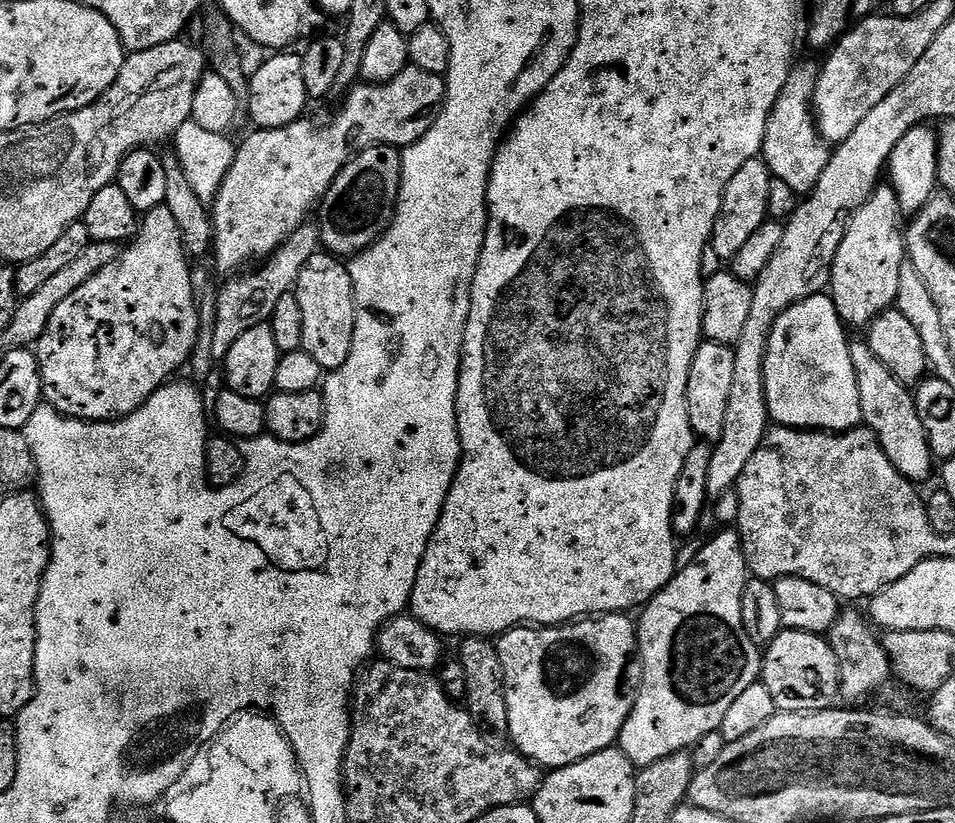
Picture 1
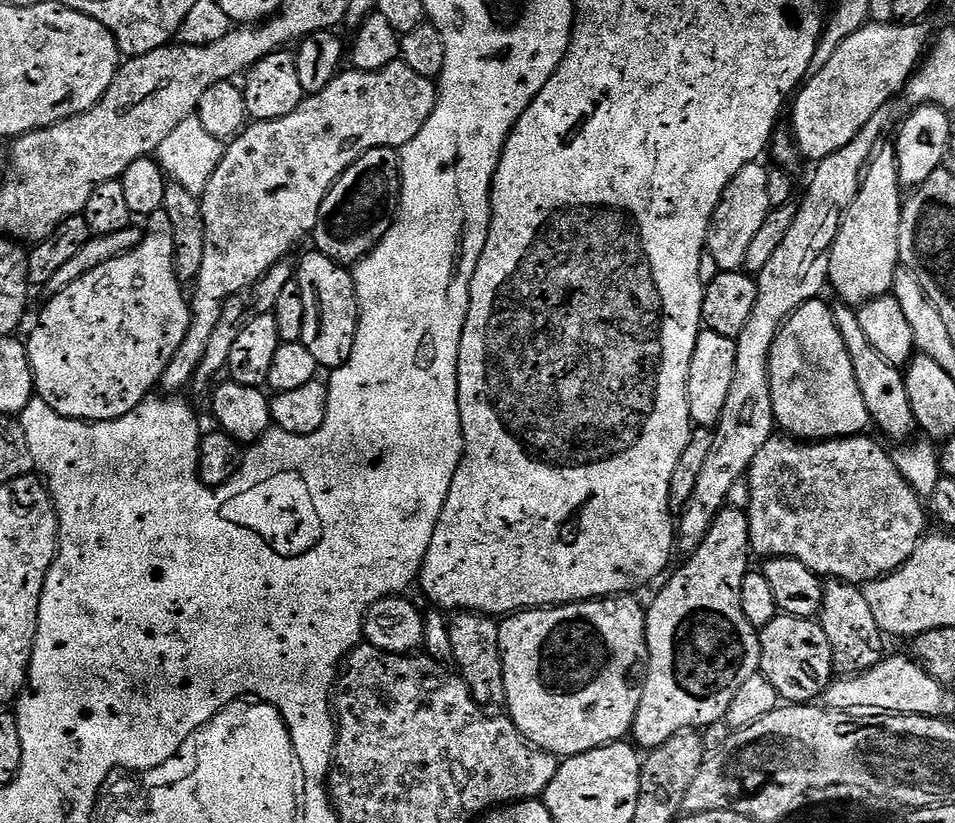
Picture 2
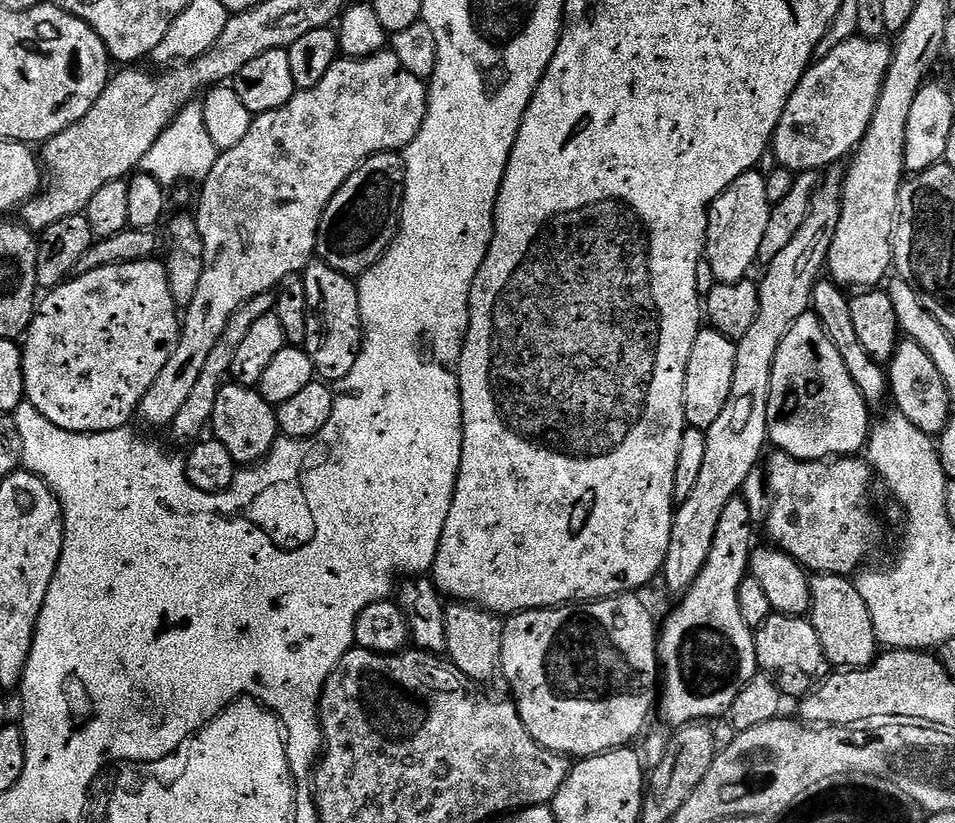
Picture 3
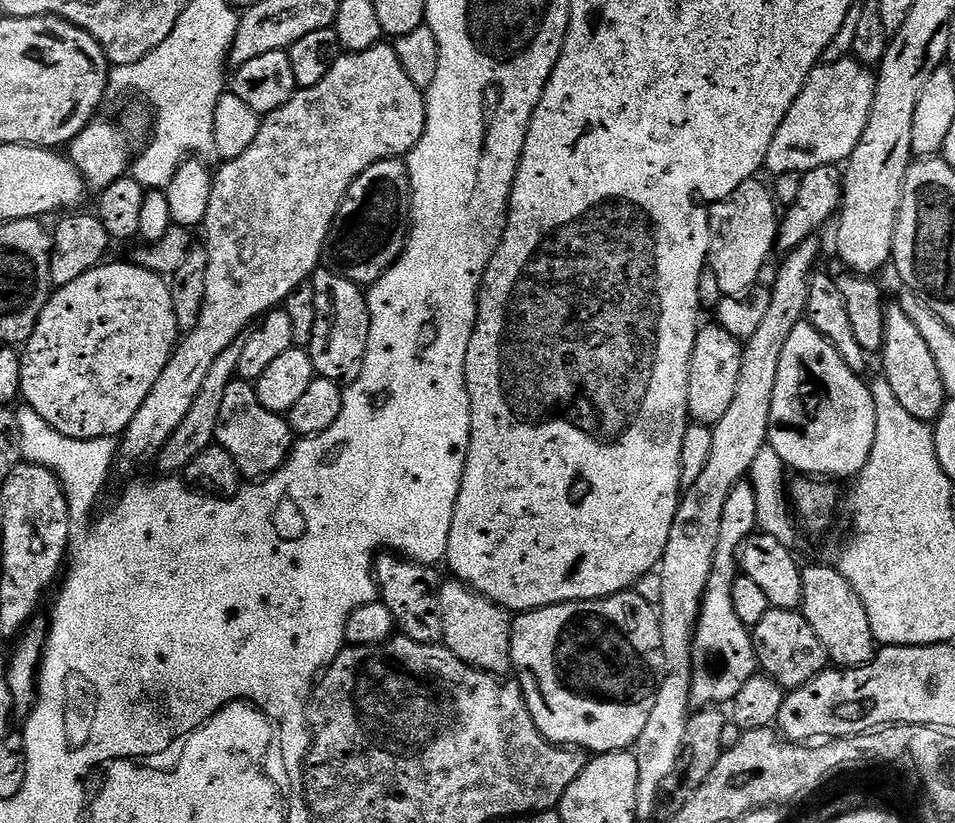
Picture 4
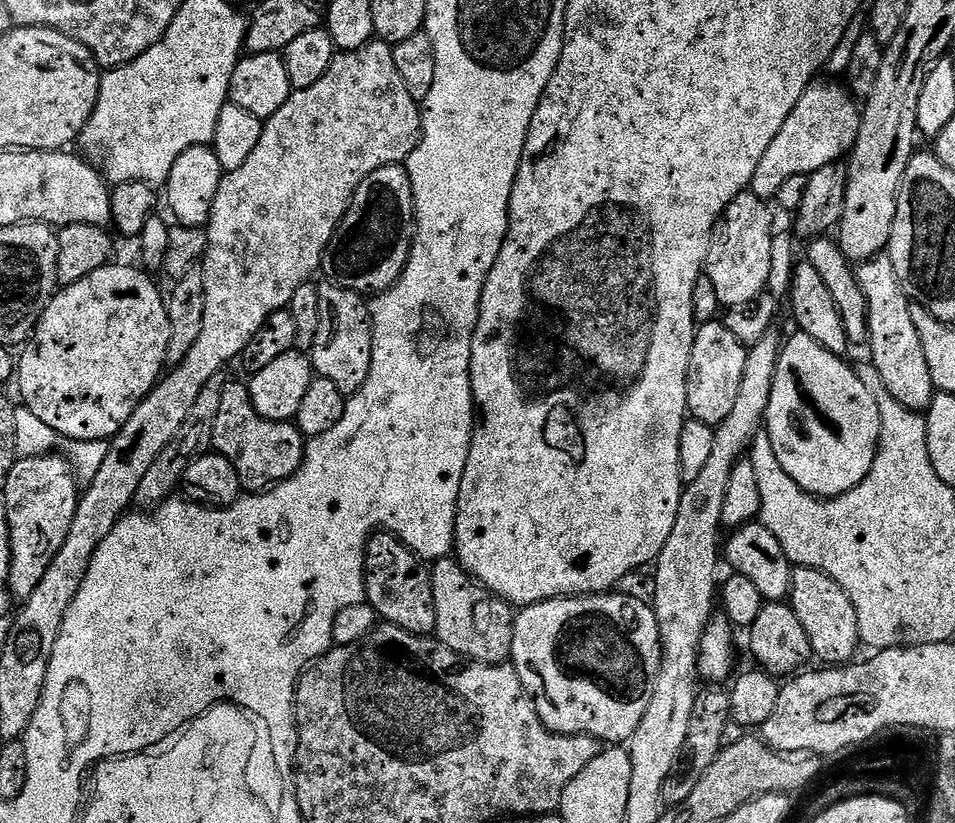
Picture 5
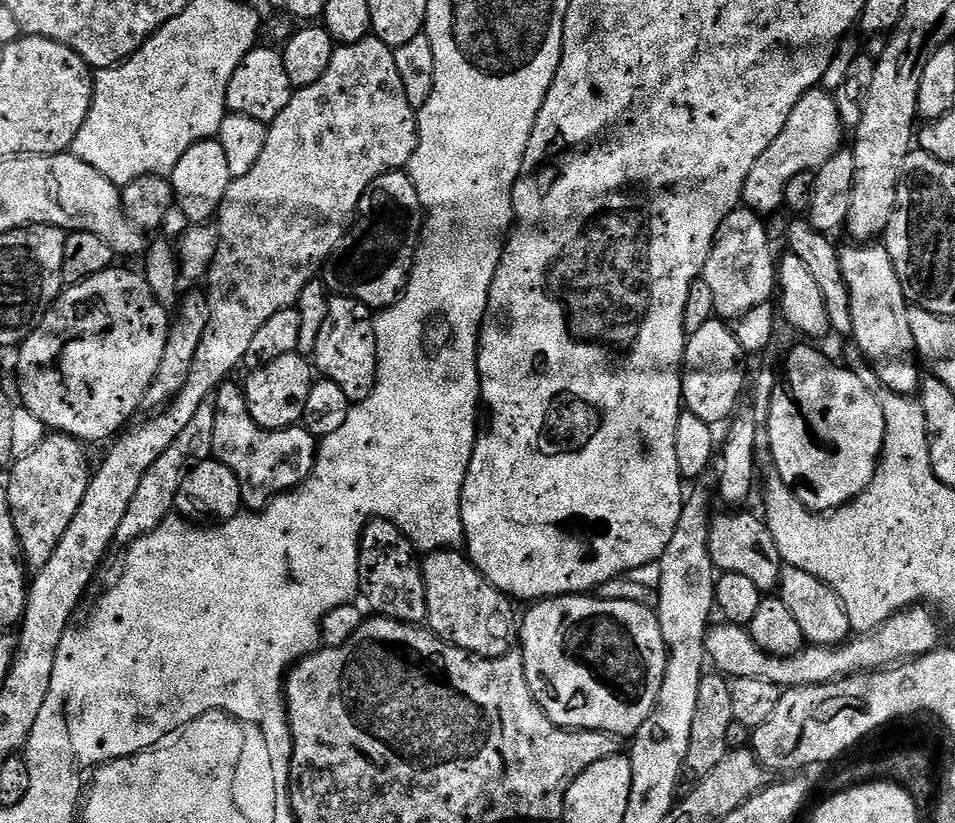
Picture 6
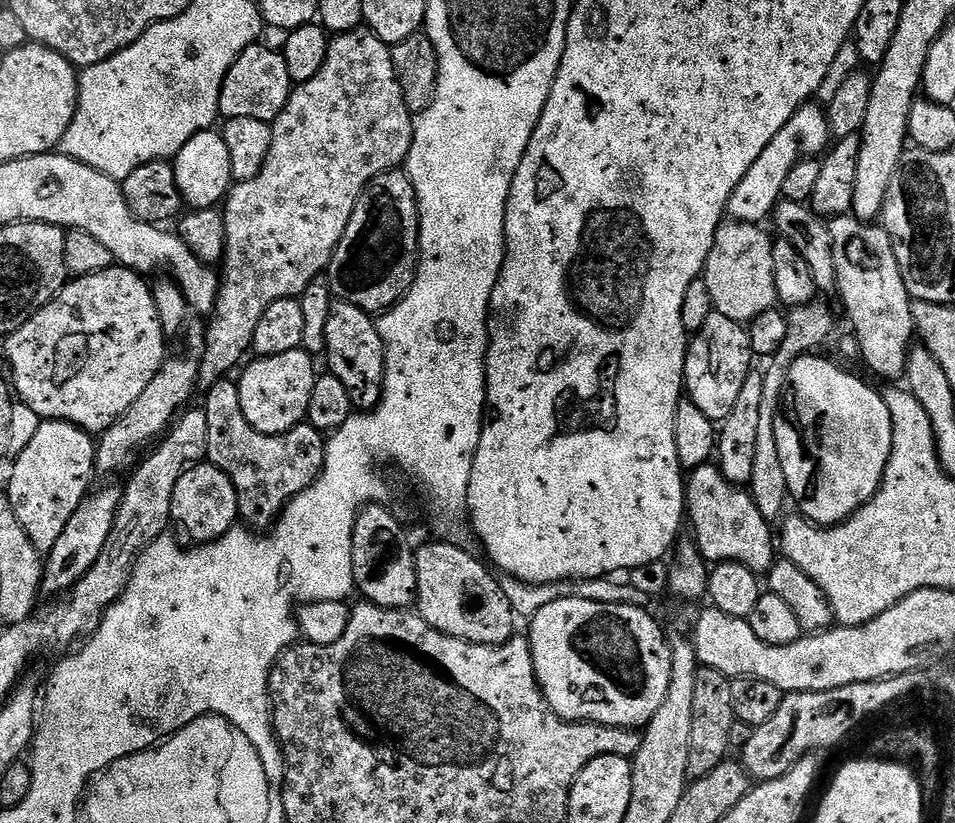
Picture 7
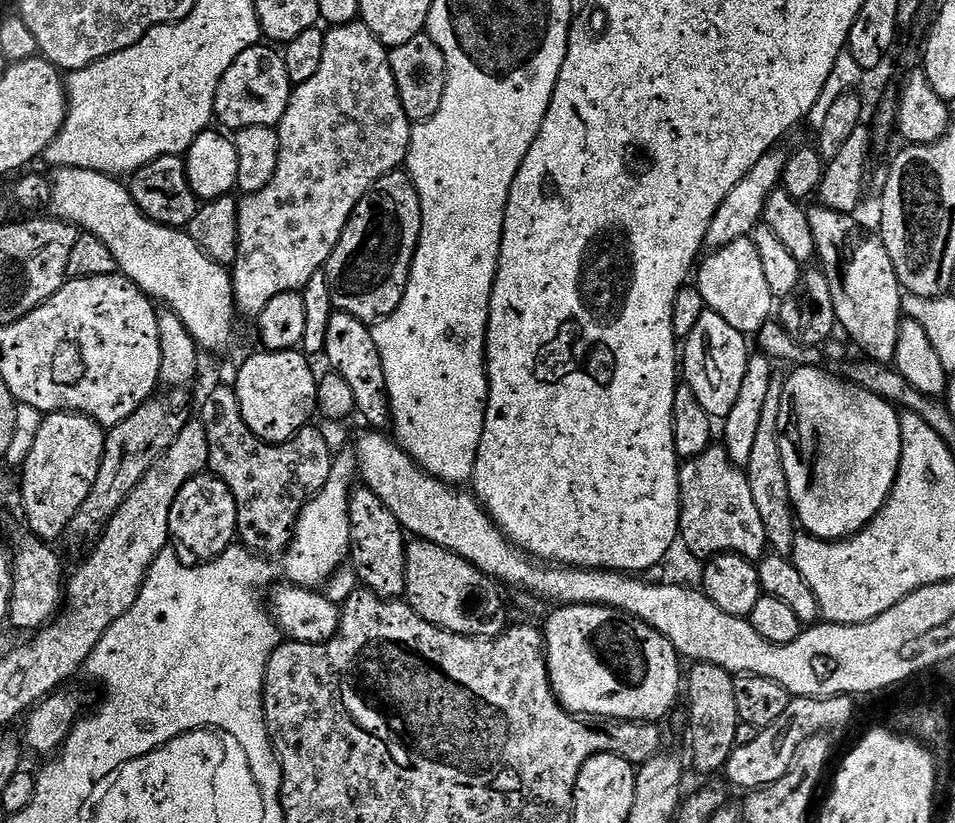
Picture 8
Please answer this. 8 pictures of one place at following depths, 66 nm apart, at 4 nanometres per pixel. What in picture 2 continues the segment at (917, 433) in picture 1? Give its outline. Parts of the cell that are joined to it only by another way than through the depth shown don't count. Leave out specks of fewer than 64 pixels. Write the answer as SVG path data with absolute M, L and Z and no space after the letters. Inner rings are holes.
M836 302L831 305L838 330L850 354L850 362L854 366L854 378L858 382L858 390L862 390L862 402L866 402L868 419L873 425L877 424L892 440L904 440L916 428L916 419L910 406L910 394L906 390L904 372L896 368L874 346L870 346L870 338L862 331L860 317L853 305Z

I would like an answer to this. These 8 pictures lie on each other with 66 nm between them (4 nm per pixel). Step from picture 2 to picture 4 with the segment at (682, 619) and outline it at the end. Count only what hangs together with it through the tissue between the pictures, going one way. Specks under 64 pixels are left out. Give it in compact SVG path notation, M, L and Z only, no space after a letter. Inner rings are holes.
M741 482L730 490L726 507L722 510L722 526L718 533L718 550L714 554L714 566L710 570L704 602L692 634L692 694L691 703L696 706L724 706L733 700L746 686L751 676L757 675L758 665L752 649L752 633L738 622L730 590L738 575L740 548L757 531L758 505L754 498L754 486Z

